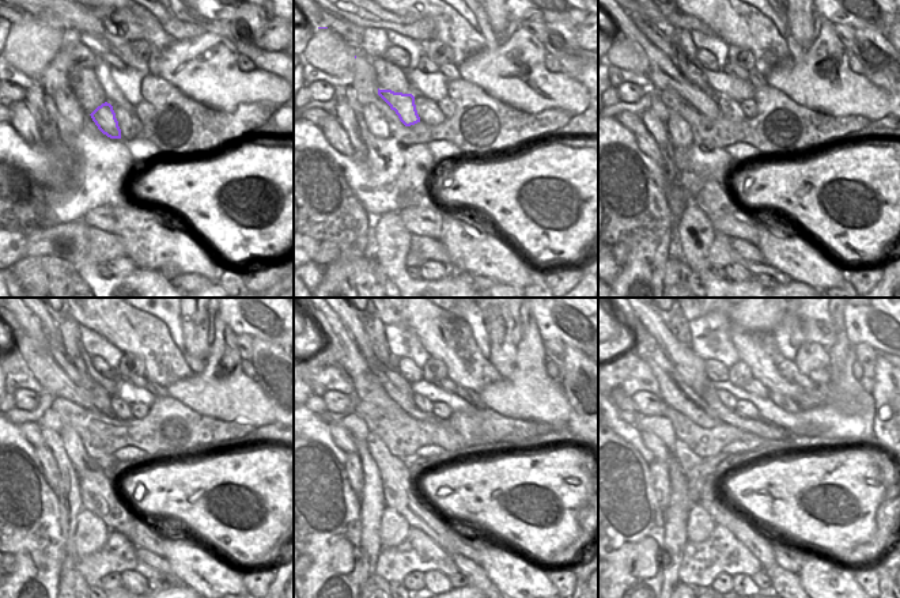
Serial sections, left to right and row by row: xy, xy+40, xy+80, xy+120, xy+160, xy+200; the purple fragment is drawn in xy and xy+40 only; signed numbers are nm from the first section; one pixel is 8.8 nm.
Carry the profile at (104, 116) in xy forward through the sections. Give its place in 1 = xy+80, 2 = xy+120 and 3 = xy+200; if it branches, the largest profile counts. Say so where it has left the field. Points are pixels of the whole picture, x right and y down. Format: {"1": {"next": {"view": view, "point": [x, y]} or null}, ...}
{"1": {"next": {"view": "xy+80", "point": [664, 74]}}, "2": {"next": {"view": "xy+120", "point": [52, 378]}}, "3": {"next": {"view": "xy+200", "point": [638, 340]}}}

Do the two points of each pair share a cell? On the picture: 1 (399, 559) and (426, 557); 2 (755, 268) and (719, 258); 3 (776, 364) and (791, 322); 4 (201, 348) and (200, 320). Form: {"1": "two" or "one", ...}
{"1": "one", "2": "one", "3": "two", "4": "one"}

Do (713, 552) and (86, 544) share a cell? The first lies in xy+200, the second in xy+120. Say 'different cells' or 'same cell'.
different cells

